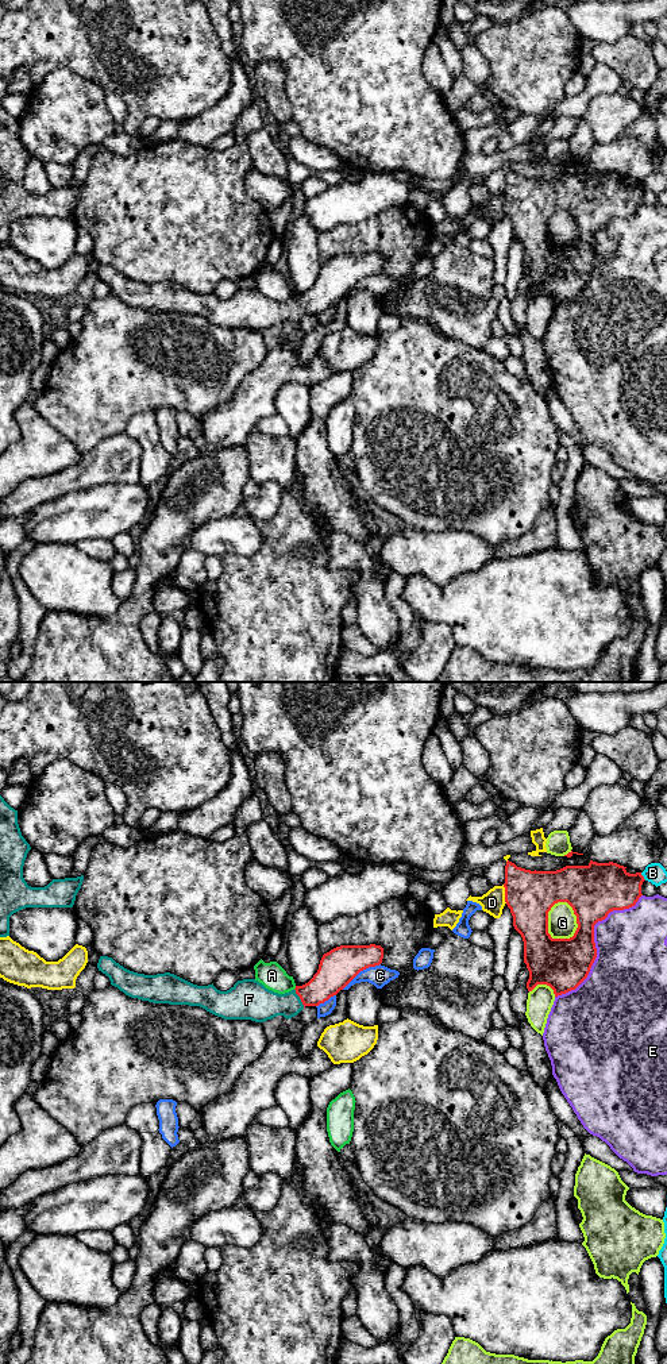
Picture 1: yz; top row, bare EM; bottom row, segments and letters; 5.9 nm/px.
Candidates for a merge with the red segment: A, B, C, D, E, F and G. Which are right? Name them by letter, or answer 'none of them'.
F

